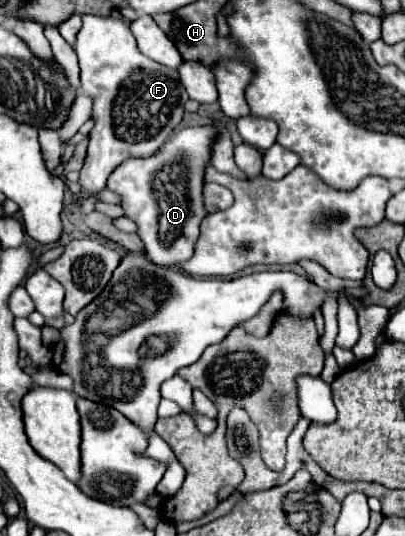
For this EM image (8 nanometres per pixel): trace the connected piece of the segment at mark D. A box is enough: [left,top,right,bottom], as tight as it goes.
[108,126,216,266]

